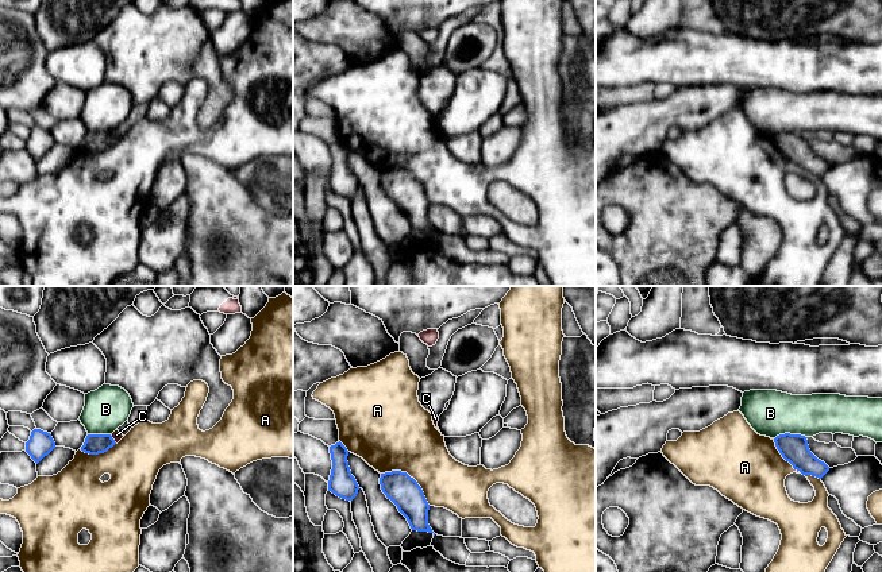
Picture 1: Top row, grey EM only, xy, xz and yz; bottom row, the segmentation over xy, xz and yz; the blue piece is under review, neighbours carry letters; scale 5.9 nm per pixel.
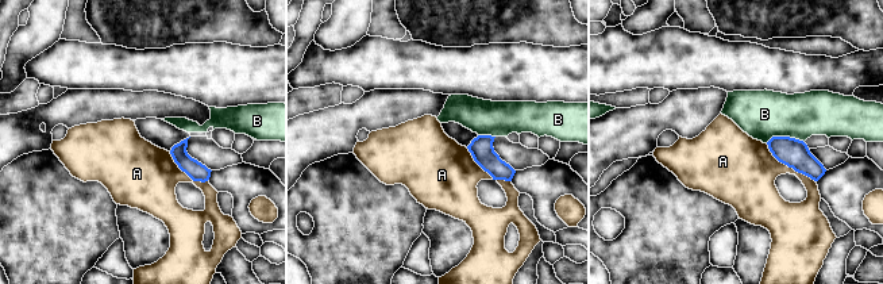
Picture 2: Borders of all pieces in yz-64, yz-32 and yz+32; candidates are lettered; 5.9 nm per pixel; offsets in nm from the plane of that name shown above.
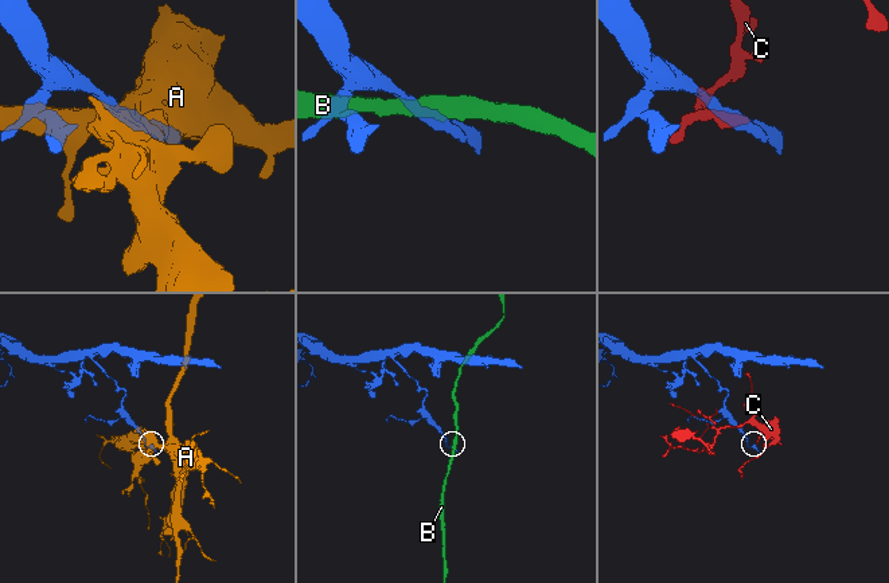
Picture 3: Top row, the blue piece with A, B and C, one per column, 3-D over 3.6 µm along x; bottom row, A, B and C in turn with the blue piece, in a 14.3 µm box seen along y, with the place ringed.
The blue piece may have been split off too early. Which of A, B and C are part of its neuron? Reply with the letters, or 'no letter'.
no letter

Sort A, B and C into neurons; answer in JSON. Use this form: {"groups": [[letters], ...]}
{"groups": [["A"], ["B"], ["C"]]}

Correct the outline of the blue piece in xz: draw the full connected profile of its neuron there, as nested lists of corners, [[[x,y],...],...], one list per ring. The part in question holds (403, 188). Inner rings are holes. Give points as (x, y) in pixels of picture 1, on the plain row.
[[[392,169],[381,171],[382,190],[407,216],[412,228],[434,231],[428,223],[430,202],[421,185],[407,170]]]

